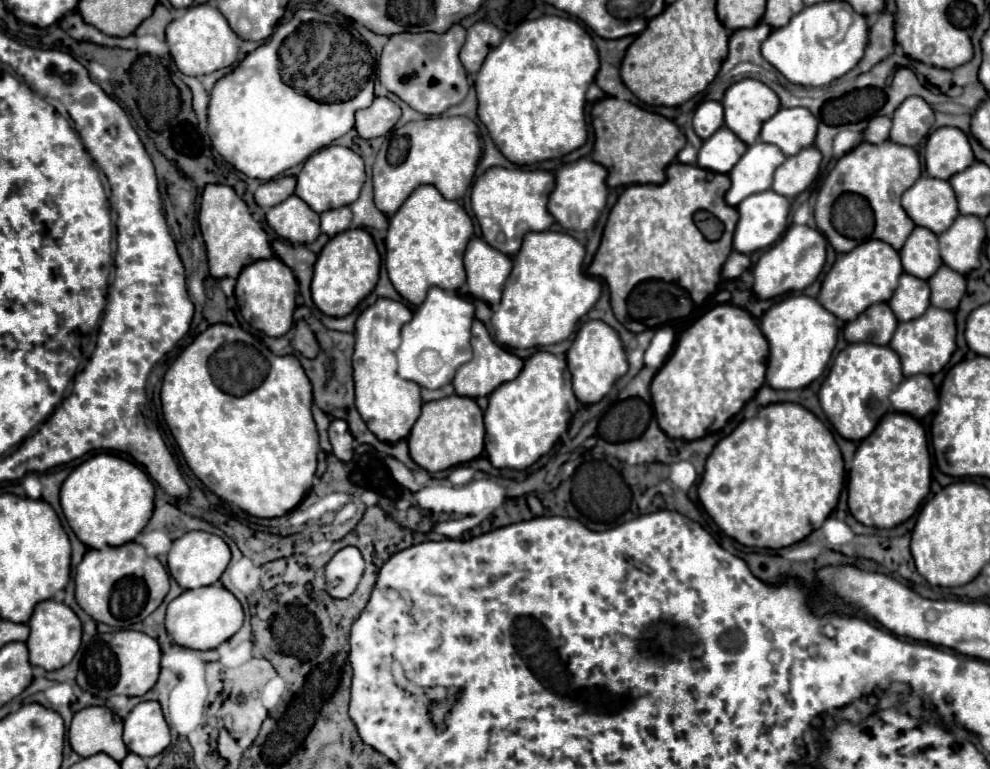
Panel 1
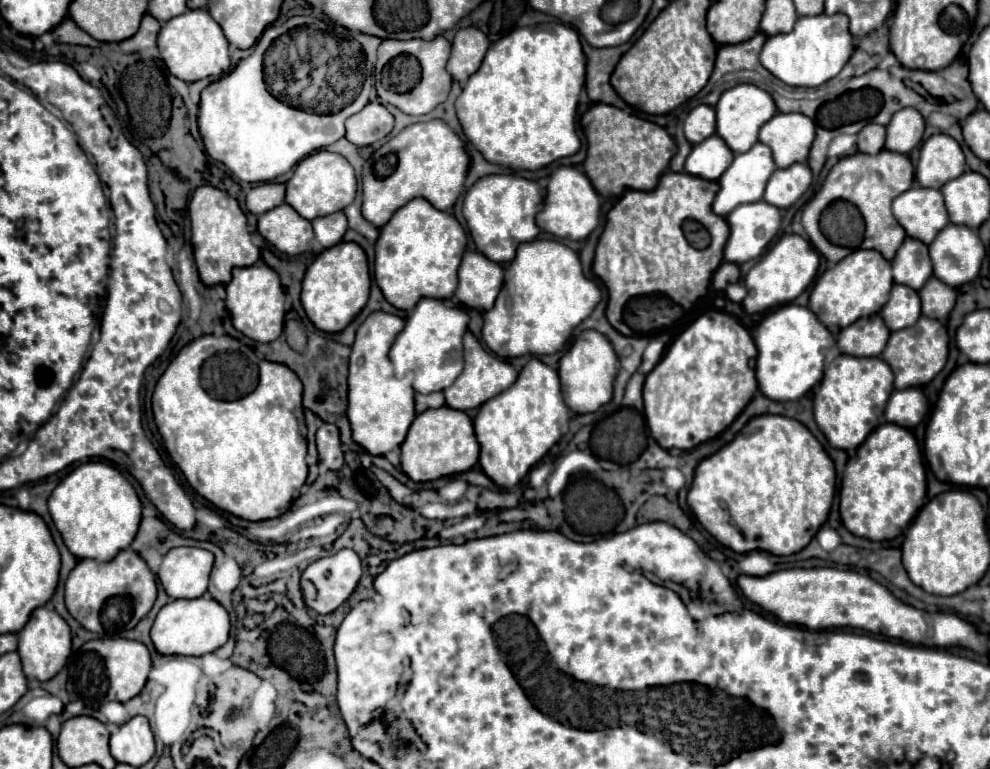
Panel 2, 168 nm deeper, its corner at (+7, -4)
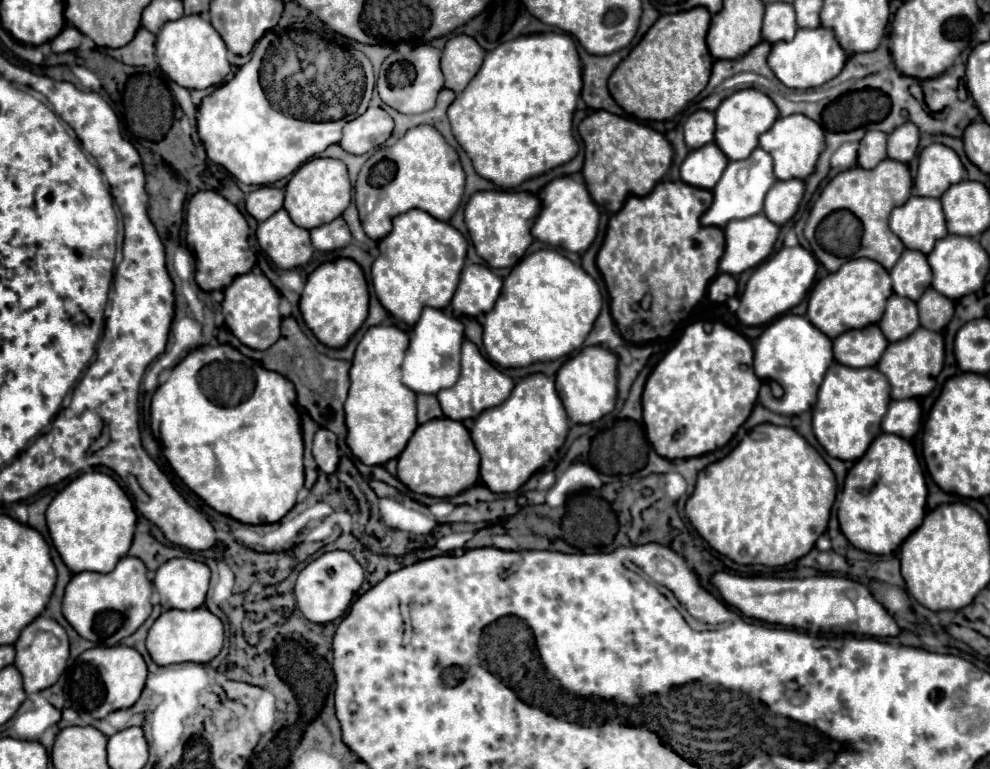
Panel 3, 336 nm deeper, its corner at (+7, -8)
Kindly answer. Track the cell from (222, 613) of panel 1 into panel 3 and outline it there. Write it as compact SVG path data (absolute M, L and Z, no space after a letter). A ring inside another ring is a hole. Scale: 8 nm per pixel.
M206 606L196 610L166 610L148 630L146 648L158 666L176 662L210 662L218 656L224 644L224 624Z

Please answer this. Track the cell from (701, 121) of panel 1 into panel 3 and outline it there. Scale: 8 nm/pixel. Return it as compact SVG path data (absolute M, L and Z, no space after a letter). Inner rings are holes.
M696 110L684 124L684 140L688 148L700 148L714 140L714 114L710 110Z

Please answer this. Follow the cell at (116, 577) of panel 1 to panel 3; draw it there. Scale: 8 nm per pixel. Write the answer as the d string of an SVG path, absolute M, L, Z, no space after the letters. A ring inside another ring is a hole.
M124 556L108 574L78 572L64 592L62 612L70 626L96 644L116 646L122 638L134 634L152 612L152 582L146 578L146 566L140 558Z

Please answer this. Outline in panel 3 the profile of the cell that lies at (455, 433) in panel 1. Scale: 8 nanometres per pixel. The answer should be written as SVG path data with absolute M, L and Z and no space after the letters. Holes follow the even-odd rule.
M442 416L426 424L420 424L416 428L408 446L398 458L398 478L412 492L450 498L478 482L478 466L480 466L480 456L476 452L476 446L472 444L466 426L458 420Z

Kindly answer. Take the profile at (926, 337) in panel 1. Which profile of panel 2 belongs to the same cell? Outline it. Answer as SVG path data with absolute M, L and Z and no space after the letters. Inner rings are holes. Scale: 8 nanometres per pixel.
M920 316L920 320L912 328L892 332L882 352L882 360L894 372L896 390L904 390L912 386L918 388L918 386L928 384L944 368L946 356L948 356L948 332L944 324L940 324L938 320L930 320L926 316Z

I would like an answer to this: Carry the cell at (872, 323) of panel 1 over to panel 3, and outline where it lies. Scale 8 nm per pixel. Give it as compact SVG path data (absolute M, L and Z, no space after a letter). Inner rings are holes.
M870 324L860 330L848 330L834 340L834 358L852 368L876 366L888 340L880 332L878 324Z

